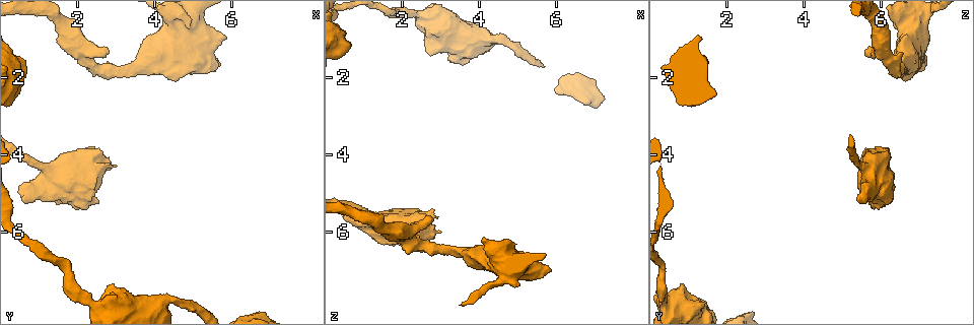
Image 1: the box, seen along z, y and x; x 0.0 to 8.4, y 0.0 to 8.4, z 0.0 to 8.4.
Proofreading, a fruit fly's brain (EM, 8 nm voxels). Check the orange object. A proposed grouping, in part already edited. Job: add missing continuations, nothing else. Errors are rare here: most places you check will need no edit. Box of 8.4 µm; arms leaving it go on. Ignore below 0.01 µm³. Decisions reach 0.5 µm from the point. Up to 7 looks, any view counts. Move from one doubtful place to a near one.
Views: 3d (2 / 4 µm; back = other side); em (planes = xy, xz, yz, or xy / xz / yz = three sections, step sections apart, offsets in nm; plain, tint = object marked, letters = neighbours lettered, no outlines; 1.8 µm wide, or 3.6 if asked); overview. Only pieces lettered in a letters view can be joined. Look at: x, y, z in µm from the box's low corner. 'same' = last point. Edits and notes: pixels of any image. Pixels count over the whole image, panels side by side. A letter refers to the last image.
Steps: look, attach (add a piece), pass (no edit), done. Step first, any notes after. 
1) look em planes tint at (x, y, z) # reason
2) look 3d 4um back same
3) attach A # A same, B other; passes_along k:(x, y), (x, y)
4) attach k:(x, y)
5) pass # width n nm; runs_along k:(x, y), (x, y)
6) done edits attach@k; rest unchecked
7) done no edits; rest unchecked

look 3d 4um back at (2.75, 1.35, 5.60) # branch stops here

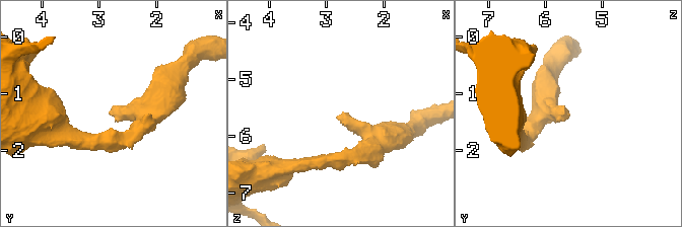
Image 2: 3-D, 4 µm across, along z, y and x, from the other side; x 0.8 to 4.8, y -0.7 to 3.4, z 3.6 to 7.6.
look em yz step 4 tint at (2.80, 1.35, 5.65) # now the EM

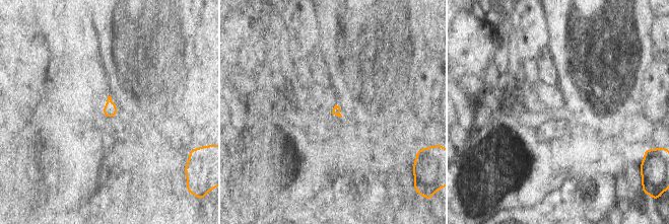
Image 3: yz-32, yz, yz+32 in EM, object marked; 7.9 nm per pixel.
look em planes letters same # another direction

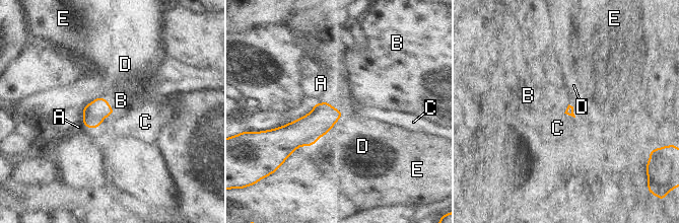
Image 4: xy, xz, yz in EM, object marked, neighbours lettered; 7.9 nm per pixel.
attach B # A other, B same, C other, D other, E other; passes_along 4:(93, 114), (107, 102), (121, 100); the neuron continues

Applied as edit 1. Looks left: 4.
look overview # see it whole again

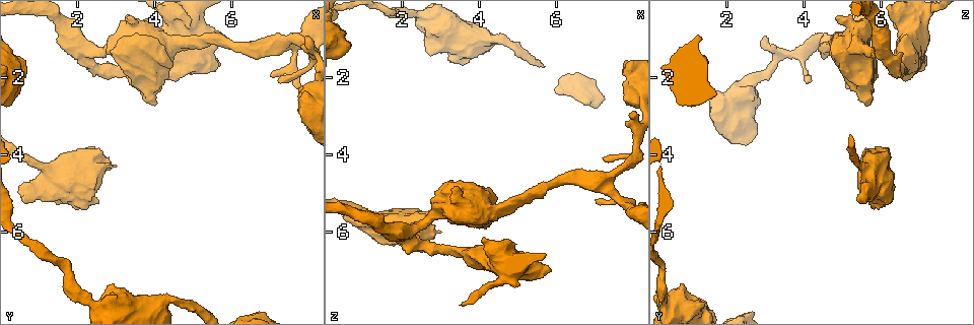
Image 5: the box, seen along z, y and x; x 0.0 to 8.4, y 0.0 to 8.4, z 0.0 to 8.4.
look 3d 4um at (7.90, 0.95, 3.05) # an open end

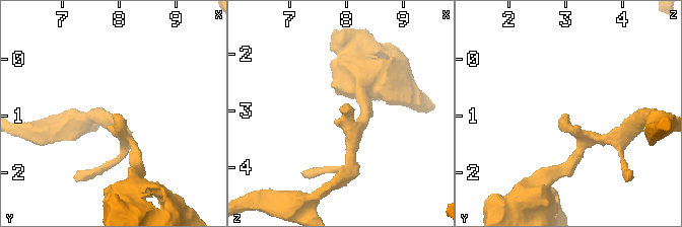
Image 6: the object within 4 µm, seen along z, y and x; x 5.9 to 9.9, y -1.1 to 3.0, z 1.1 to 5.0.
look em yz step 4 letters at (7.95, 0.90, 3.00)

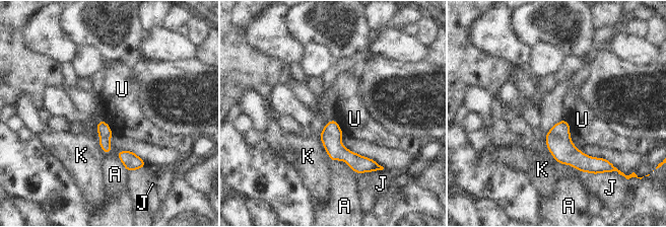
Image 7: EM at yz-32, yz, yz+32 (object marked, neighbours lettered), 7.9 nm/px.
look em planes letters same # cut it another way

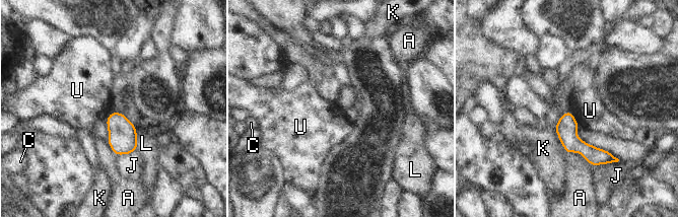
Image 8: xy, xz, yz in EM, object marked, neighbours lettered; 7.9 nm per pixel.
pass # width 150 nm; A other, C other, J other, K other, L other, U other; none of them fits

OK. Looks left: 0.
done edits attach@4; rest unchecked

